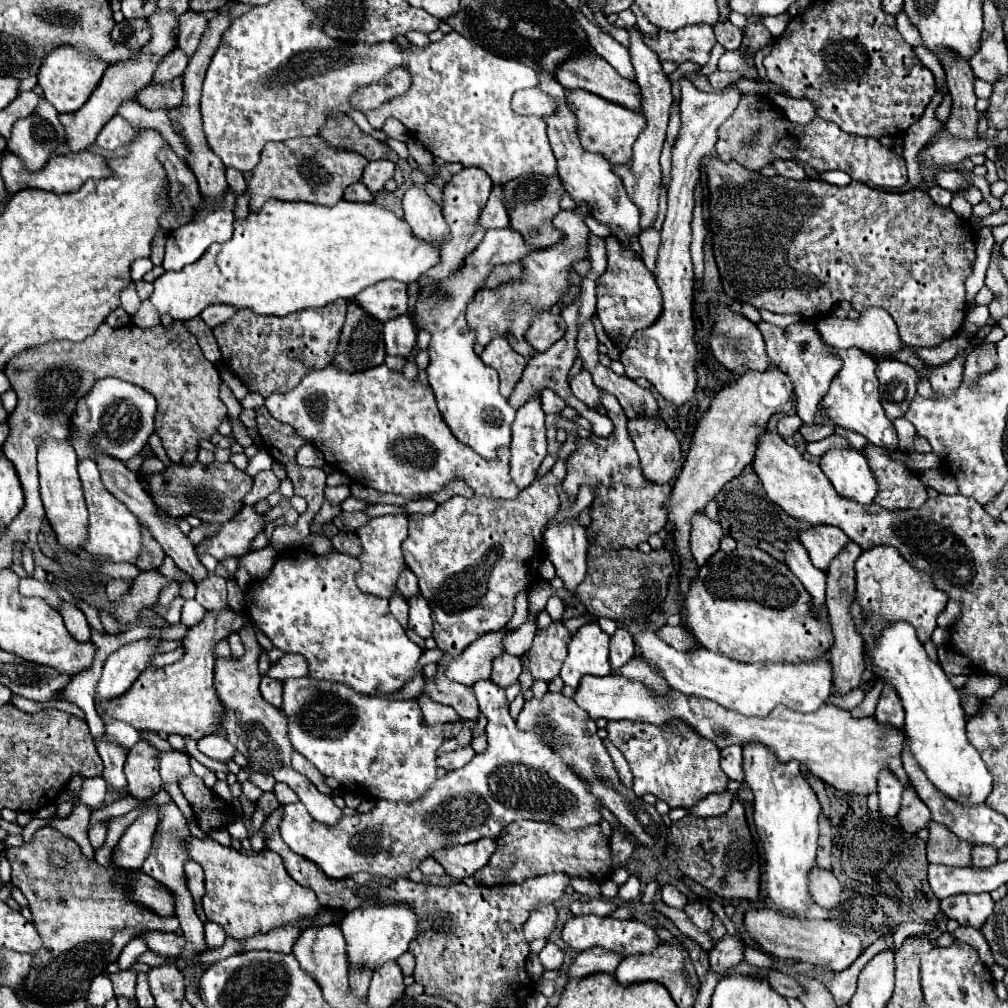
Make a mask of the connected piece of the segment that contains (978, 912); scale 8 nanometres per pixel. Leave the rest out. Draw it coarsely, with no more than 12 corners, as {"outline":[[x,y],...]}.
{"outline":[[988,893],[954,895],[940,901],[948,919],[980,929],[992,913]]}

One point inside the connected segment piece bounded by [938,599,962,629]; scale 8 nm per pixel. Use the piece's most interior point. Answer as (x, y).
(948, 617)

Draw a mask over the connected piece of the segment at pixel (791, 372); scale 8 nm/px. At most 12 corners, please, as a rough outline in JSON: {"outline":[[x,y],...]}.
{"outline":[[760,321],[770,363],[812,425],[840,369],[810,323]]}

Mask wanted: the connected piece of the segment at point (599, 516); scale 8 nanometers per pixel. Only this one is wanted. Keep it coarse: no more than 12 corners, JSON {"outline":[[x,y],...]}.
{"outline":[[618,401],[610,437],[579,438],[562,489],[594,487],[590,545],[636,549],[666,525],[670,485],[642,475]]}

